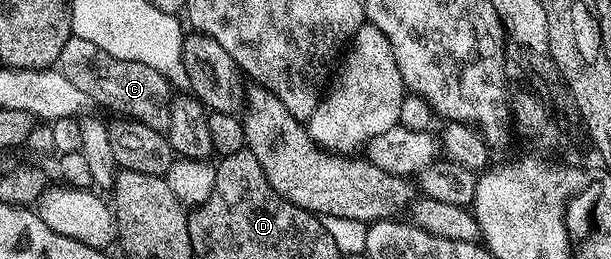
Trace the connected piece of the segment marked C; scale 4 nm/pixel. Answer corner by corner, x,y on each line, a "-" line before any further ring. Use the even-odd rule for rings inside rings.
71,35
62,45
62,53
56,59
55,66
77,89
82,89
93,104
109,107
117,111
117,116
146,125
155,131
167,132
170,125
170,113
174,100
174,85
158,69
150,69
150,65
142,65
138,61
122,61
110,57
98,45
86,41
86,37

